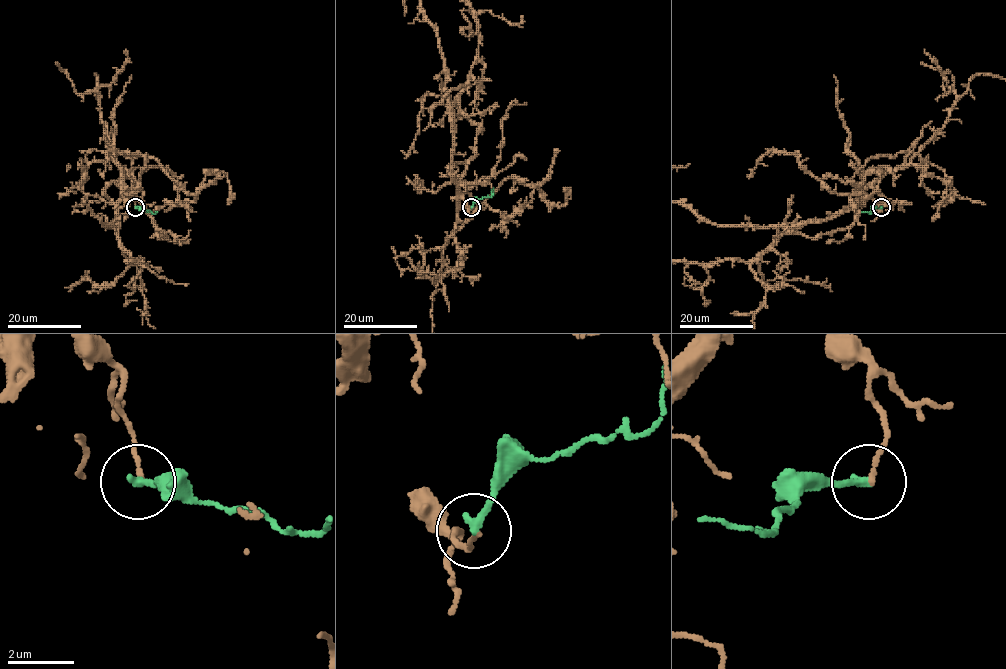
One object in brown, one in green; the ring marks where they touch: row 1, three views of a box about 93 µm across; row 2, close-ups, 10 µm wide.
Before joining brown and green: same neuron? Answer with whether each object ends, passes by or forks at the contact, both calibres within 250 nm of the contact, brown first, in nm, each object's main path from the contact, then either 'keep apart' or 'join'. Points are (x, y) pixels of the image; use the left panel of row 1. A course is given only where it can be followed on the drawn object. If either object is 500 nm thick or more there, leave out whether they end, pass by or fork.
brown ends | green ends | 150/240 nm | brown via (135, 208), (126, 187), (117, 206), (117, 239), (143, 263), (119, 256), (105, 213), (87, 197) | green via (135, 208), (157, 211) | keep apart

